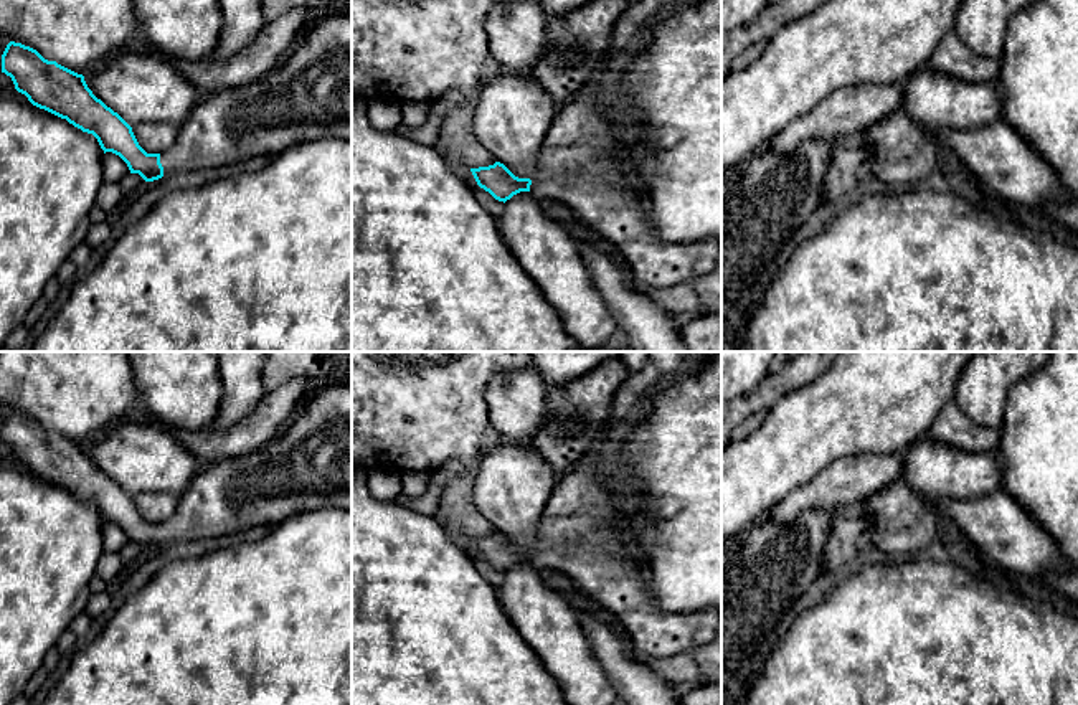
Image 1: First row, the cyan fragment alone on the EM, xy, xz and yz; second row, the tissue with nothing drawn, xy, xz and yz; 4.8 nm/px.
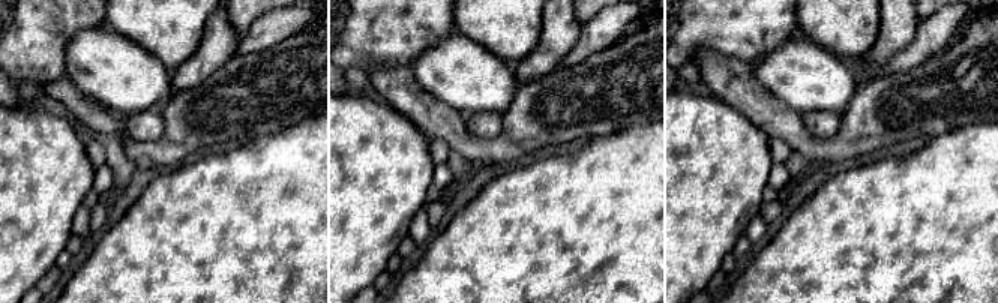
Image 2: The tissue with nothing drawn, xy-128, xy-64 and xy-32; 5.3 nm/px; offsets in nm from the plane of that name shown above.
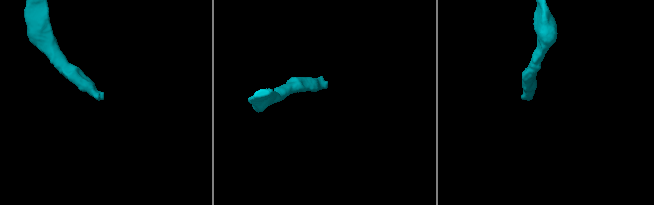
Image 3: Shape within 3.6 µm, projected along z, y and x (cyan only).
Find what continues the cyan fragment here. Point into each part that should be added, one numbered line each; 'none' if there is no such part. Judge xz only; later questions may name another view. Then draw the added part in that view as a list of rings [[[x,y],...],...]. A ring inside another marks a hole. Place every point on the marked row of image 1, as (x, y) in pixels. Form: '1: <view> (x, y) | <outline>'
1: xz (590, 149) | [[[588,81],[574,97],[560,104],[535,157],[535,177],[530,193],[538,200],[556,200],[568,205],[599,238],[612,243],[619,249],[626,271],[636,286],[672,287],[687,281],[693,282],[716,267],[721,254],[721,241],[669,243],[659,236],[650,220],[649,192],[642,183],[639,190],[624,187],[629,177],[639,177],[637,168],[654,154],[649,150],[644,127],[621,114],[614,102],[612,86]]]

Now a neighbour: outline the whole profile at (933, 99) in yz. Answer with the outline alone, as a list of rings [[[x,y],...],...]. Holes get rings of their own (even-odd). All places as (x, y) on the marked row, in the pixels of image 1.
[[[923,66],[905,78],[901,89],[901,109],[934,130],[967,130],[1004,119],[995,83],[969,84]]]

